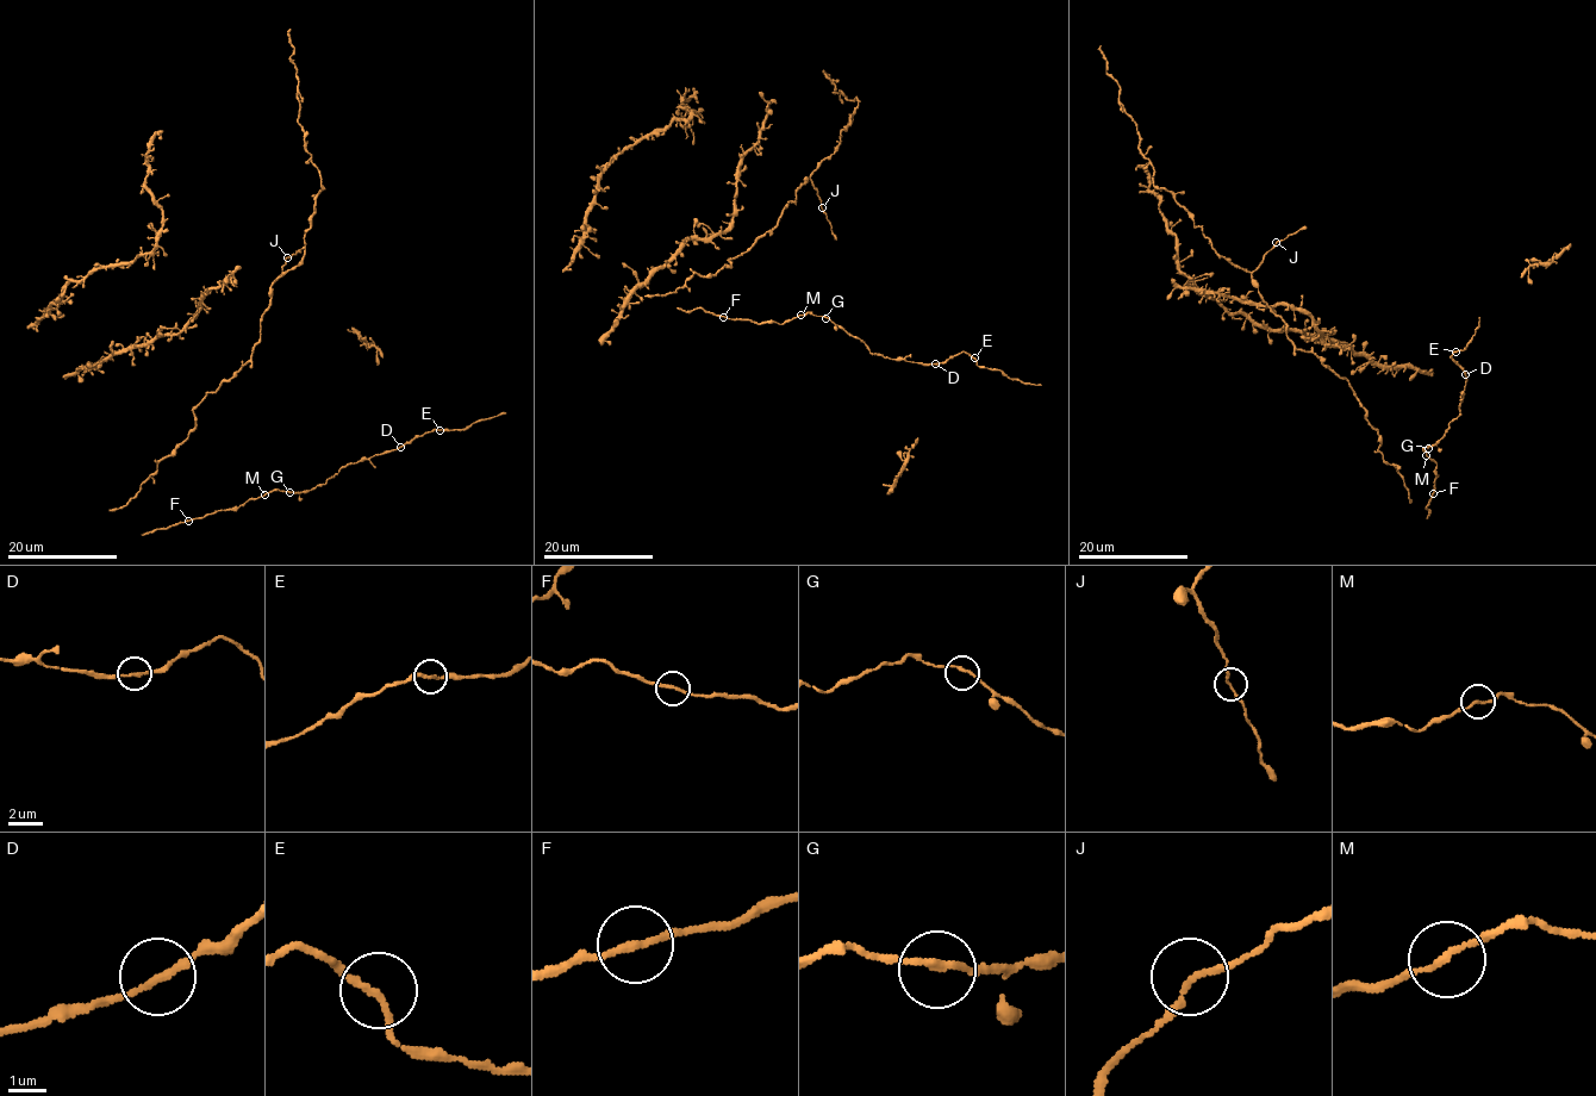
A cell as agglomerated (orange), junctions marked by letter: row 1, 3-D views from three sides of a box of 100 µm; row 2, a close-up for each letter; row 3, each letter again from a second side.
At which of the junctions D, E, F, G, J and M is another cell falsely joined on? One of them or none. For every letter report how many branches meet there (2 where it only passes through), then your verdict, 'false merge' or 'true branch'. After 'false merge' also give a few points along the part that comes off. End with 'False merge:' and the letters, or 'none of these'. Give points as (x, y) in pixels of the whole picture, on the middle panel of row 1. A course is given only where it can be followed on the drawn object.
D: branches 2; true branch
E: branches 2; true branch
F: branches 2; true branch
G: branches 2; true branch
J: branches 2; true branch
M: branches 2; true branch
False merge: none of these

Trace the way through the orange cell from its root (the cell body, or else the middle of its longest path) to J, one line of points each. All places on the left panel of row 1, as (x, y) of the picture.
J: (253, 349), (260, 338), (261, 318), (269, 309), (272, 284), (280, 275), (287, 256)

